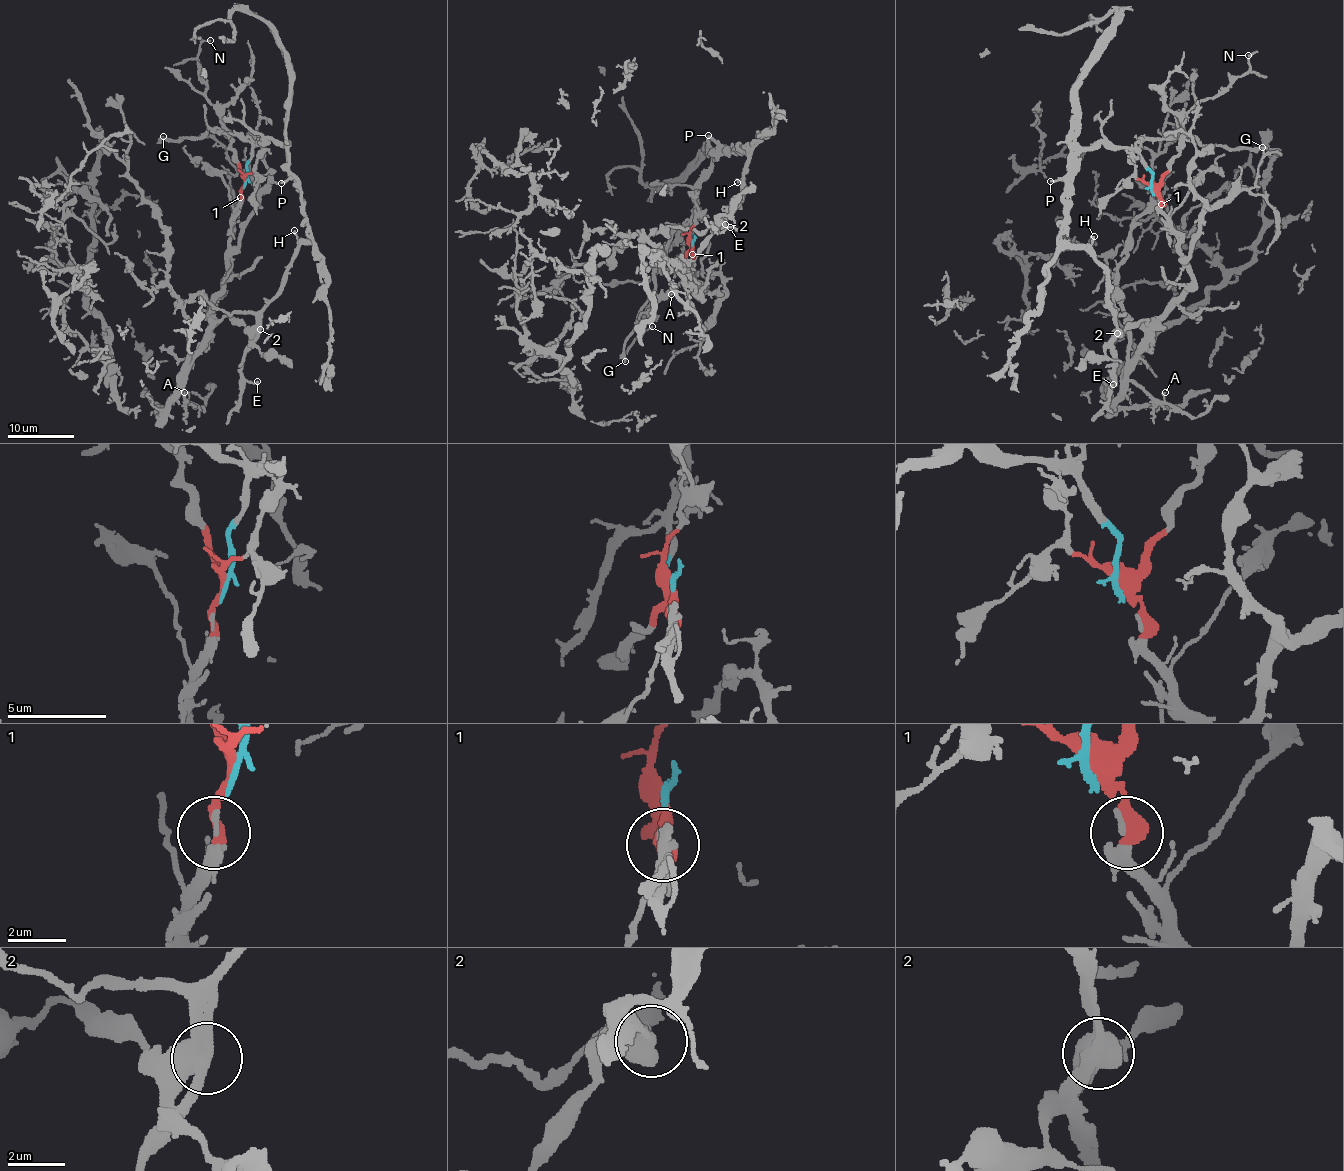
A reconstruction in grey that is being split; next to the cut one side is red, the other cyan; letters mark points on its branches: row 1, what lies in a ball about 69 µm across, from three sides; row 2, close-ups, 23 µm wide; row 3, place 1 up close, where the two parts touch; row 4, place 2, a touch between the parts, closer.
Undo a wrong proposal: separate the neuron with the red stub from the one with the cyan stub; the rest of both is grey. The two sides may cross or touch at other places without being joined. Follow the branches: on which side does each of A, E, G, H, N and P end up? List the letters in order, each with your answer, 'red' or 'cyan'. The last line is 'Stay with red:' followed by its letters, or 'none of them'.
A: red
E: cyan
G: cyan
H: cyan
N: red
P: cyan
Stay with red: A, N

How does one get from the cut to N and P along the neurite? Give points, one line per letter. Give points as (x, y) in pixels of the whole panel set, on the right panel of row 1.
N: (1153, 188), (1179, 152), (1181, 121), (1197, 104), (1222, 94), (1236, 77), (1248, 70), (1248, 55)
P: (1151, 188), (1152, 172), (1139, 154), (1101, 144), (1081, 152), (1079, 161), (1061, 178), (1050, 181)

